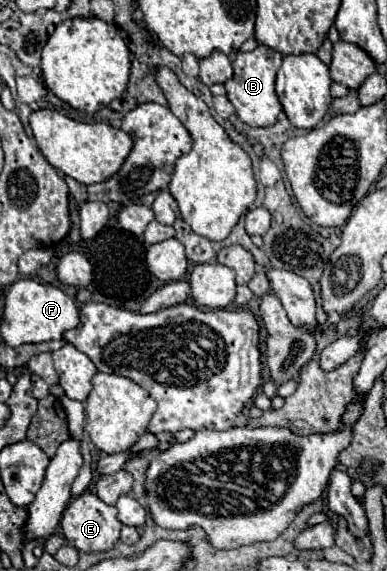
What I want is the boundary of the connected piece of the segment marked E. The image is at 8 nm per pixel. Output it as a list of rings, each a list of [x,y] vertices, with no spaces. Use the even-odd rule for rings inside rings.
[[[83,492],[81,496],[75,496],[69,502],[69,506],[65,508],[63,518],[61,518],[61,532],[63,532],[65,540],[83,552],[111,550],[119,540],[121,526],[123,524],[117,518],[117,508],[105,504],[95,492]]]

